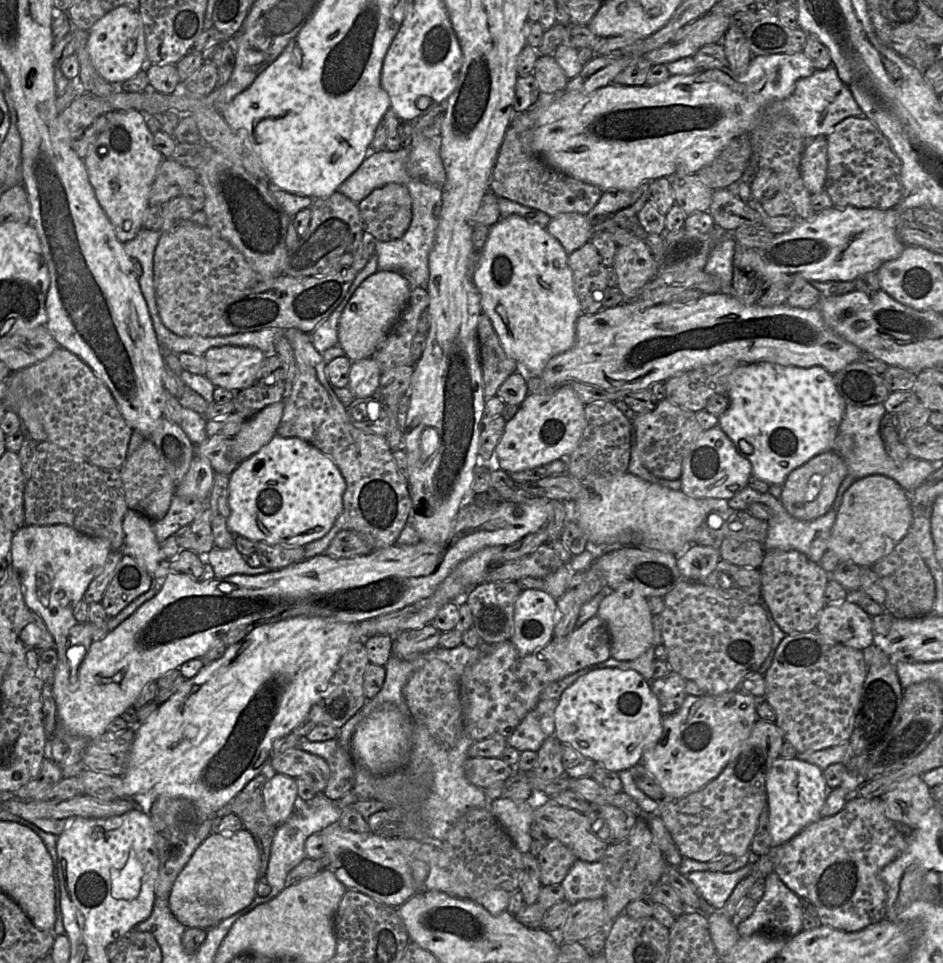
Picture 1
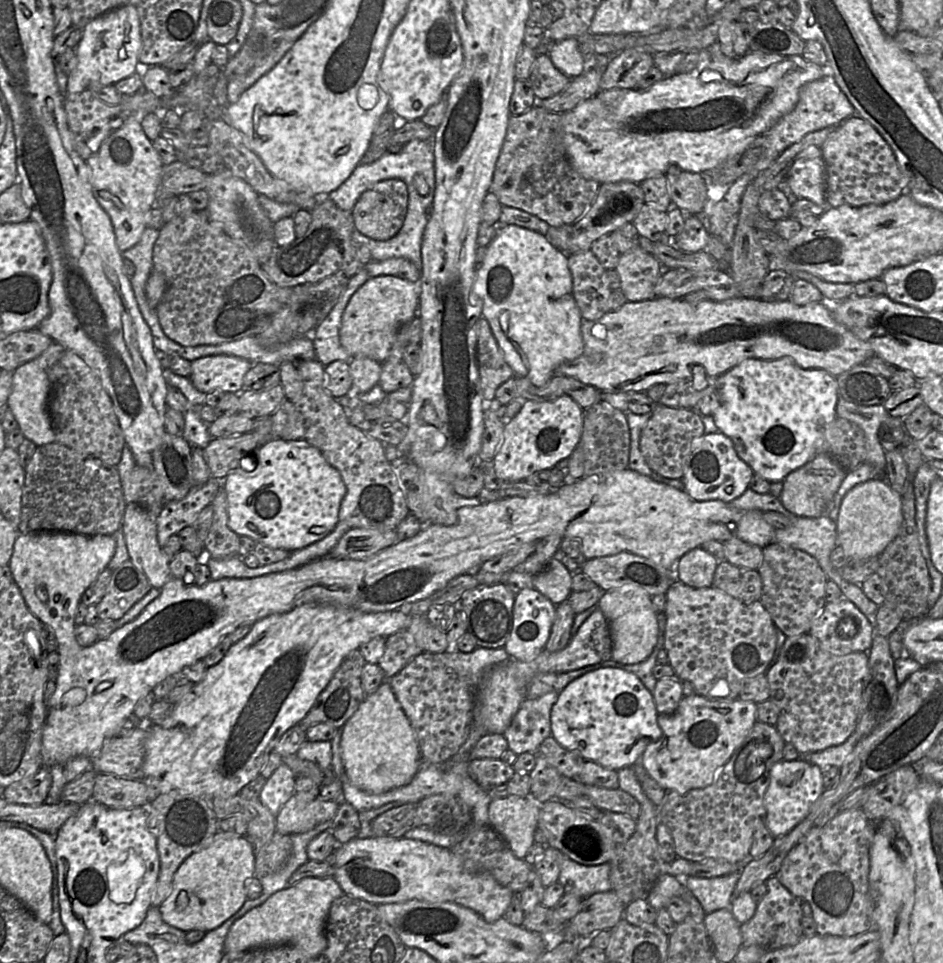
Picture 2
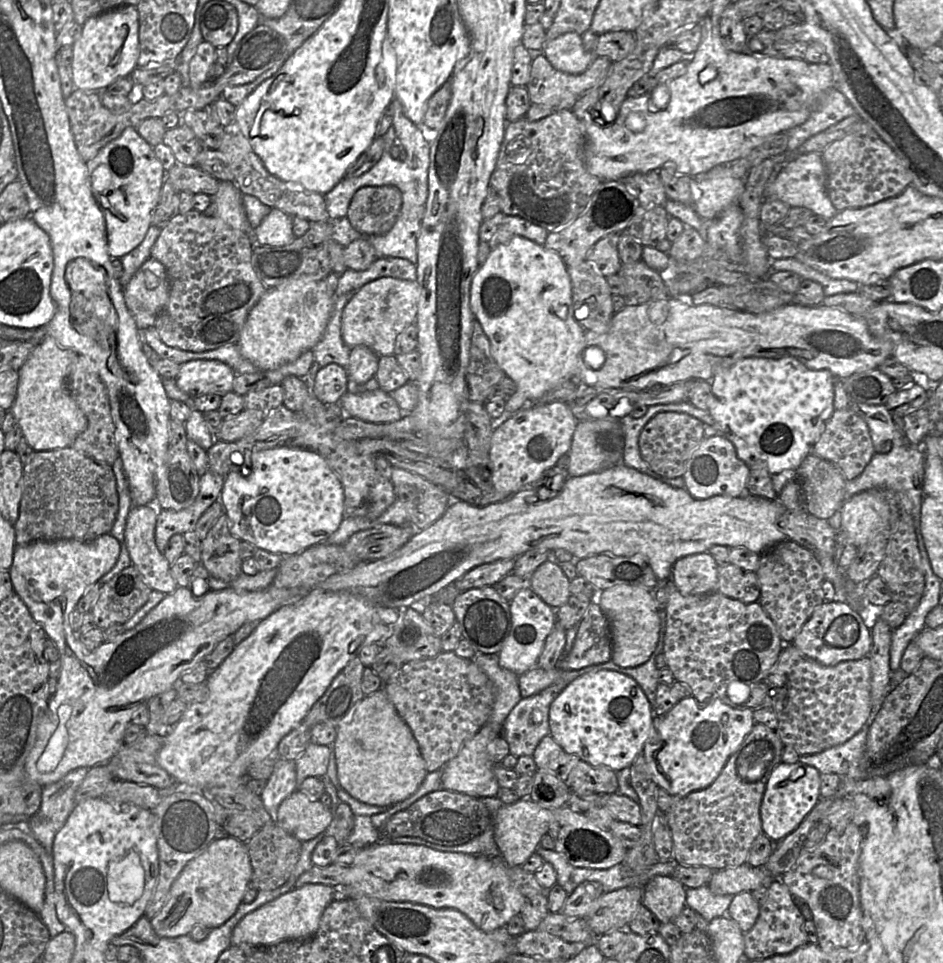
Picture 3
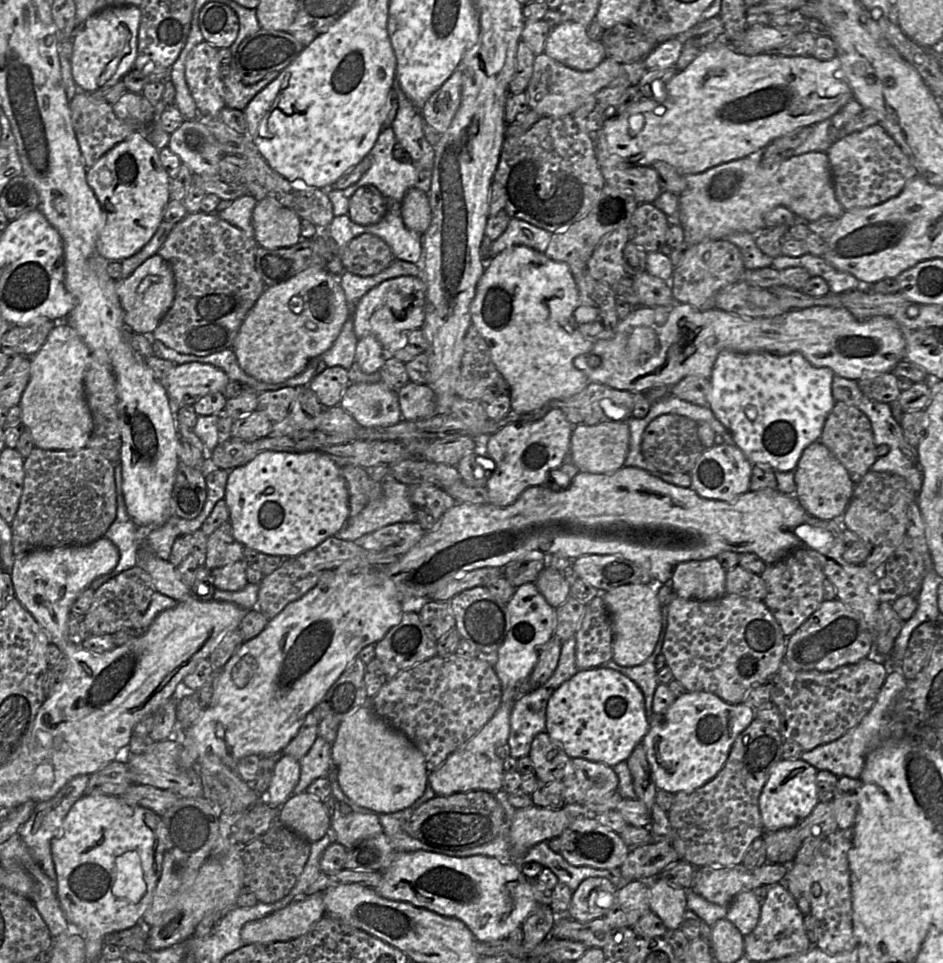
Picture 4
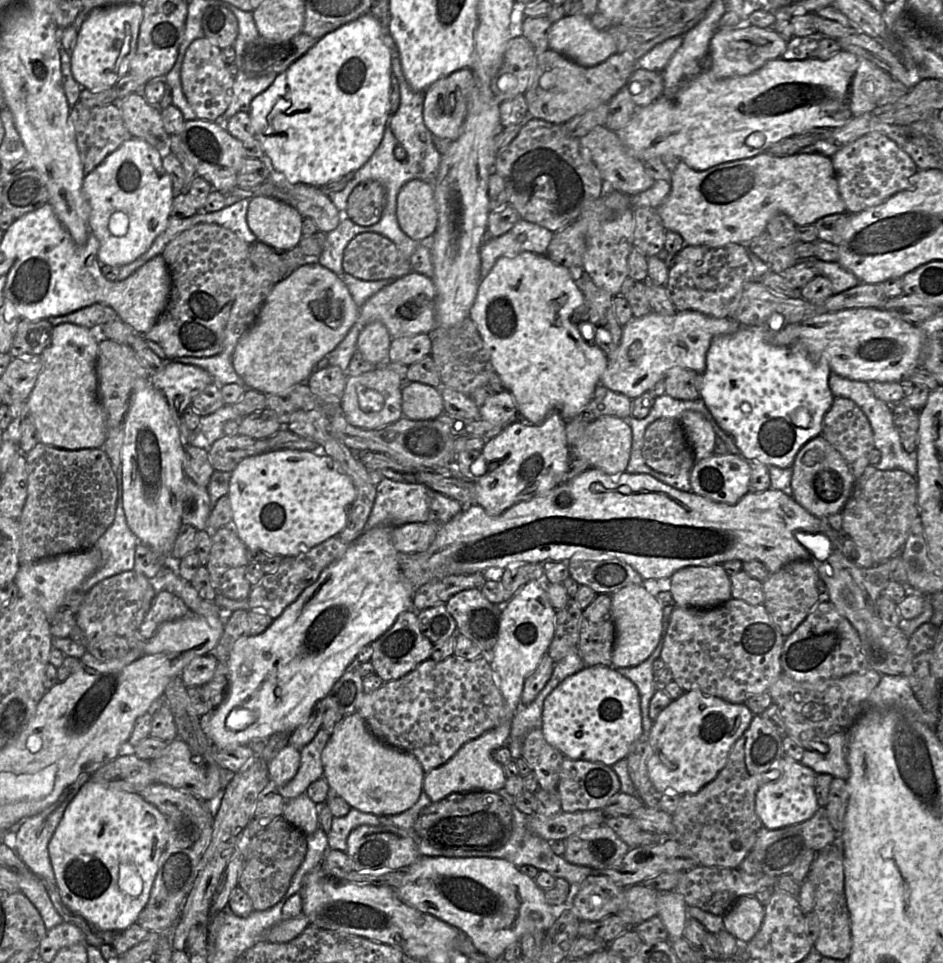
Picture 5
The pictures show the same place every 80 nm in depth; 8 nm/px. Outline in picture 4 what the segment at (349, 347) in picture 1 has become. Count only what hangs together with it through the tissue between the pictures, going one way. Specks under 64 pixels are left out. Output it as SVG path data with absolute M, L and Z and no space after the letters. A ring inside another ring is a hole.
M418 276L388 279L369 290L351 313L354 333L359 339L375 336L387 354L393 355L401 347L406 334L421 329L425 321L426 285Z

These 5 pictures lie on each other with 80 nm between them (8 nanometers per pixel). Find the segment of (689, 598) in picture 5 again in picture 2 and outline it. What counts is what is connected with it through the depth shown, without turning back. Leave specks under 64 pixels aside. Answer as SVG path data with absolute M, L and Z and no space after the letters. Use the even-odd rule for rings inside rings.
M702 547L682 555L675 564L676 580L692 588L712 587L717 559Z

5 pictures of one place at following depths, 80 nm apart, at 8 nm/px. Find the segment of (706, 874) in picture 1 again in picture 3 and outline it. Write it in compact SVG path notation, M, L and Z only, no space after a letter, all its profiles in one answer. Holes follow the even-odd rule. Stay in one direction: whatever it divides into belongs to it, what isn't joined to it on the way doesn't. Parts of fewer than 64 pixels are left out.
M708 885L686 888L686 905L708 922L728 913L734 895L715 895Z

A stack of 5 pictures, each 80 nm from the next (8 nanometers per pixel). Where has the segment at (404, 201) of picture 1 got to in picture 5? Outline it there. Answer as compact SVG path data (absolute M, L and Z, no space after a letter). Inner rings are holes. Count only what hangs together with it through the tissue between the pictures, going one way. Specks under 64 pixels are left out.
M368 180L354 188L344 216L357 225L372 226L380 221L385 207L385 188L378 181Z

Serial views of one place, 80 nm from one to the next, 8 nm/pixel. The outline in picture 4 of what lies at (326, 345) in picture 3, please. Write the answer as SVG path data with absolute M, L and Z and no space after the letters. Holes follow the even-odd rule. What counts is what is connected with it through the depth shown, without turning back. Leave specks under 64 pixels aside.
M350 316L333 345L321 354L321 357L328 367L339 365L349 372L355 361L357 343L358 338L354 333L353 319Z

